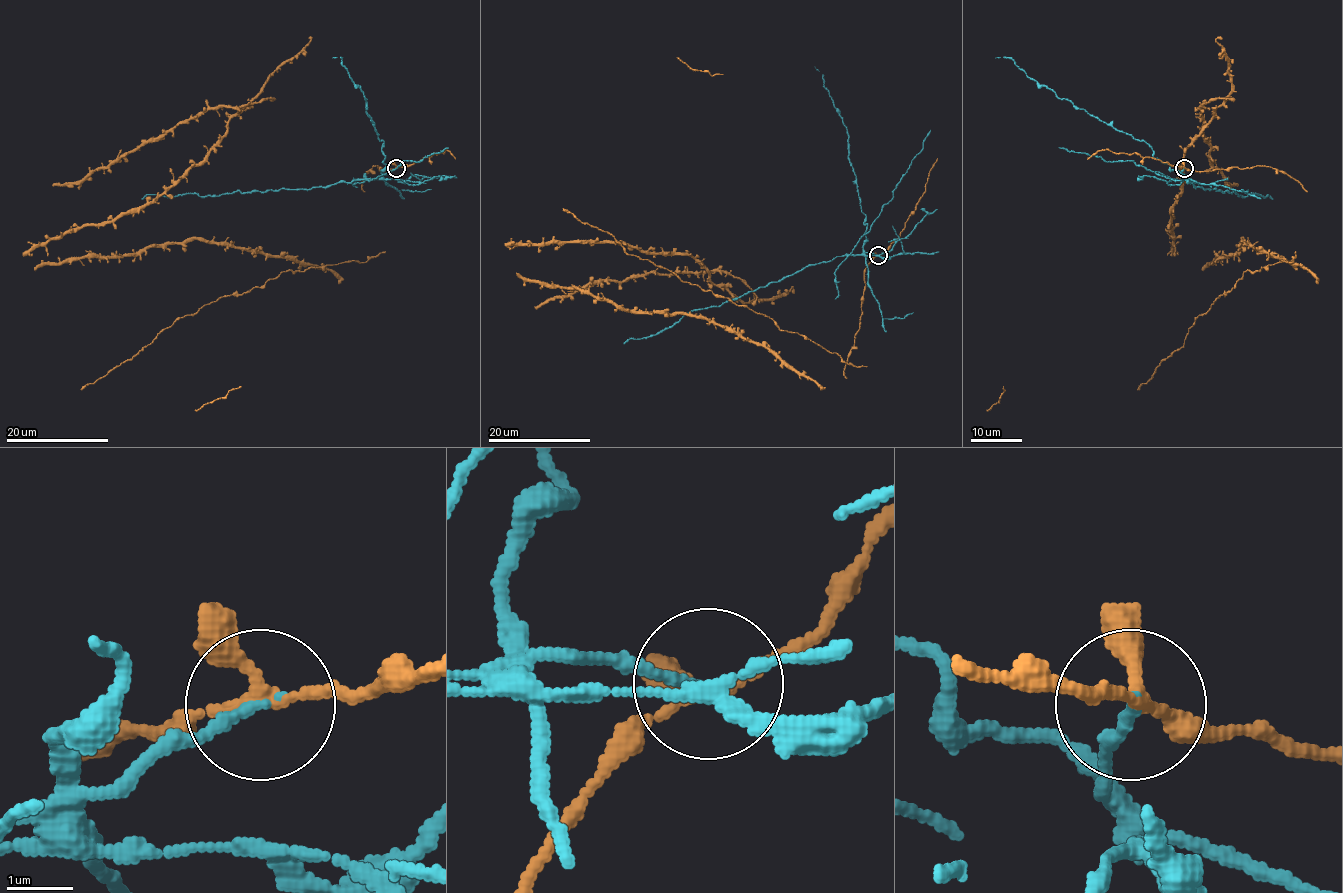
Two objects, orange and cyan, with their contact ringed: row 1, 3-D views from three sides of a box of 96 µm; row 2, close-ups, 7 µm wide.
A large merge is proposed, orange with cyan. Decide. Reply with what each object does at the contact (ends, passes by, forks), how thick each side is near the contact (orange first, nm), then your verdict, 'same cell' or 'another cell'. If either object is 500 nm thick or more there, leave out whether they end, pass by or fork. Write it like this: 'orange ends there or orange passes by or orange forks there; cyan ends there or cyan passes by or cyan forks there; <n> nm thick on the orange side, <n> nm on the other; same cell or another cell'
orange forks there; cyan ends there; 190 nm thick on the orange side, 160 nm on the other; another cell

